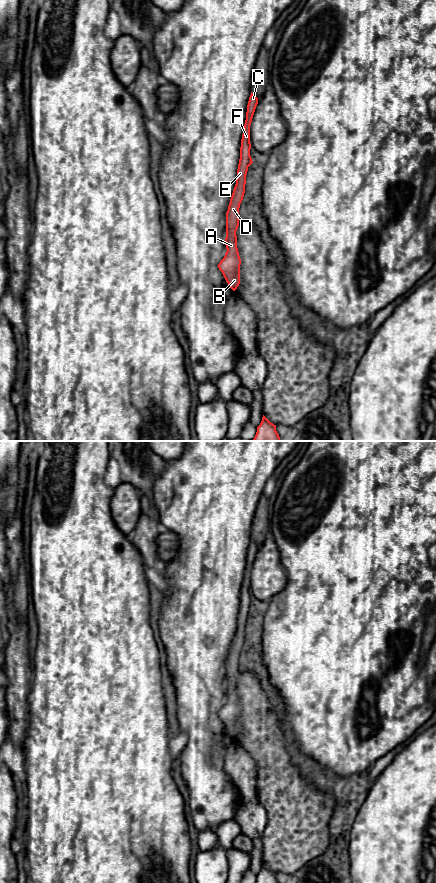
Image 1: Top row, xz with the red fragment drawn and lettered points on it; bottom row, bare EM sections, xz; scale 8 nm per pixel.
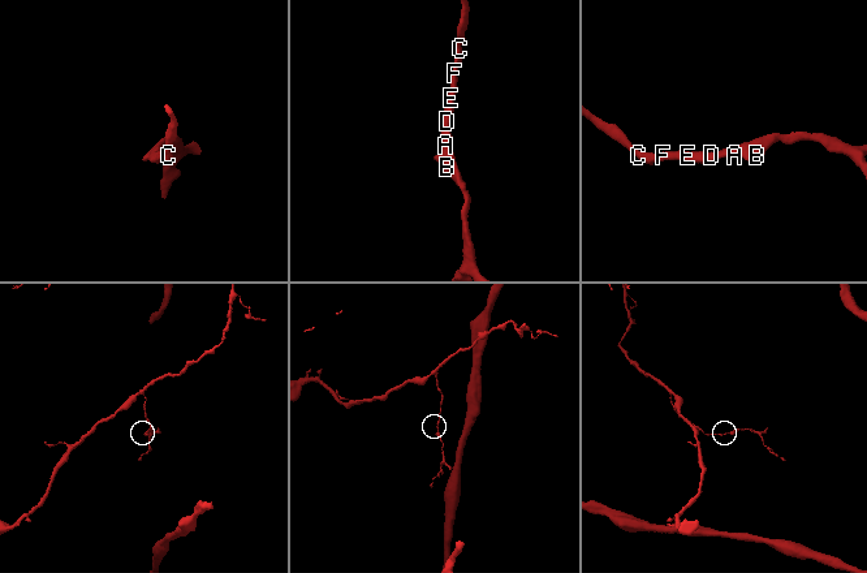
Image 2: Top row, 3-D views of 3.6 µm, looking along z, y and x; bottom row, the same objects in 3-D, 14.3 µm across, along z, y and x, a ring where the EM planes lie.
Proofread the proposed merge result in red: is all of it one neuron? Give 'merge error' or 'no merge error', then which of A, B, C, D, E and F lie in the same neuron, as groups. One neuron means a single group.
no merge error; groups A B C D E F

